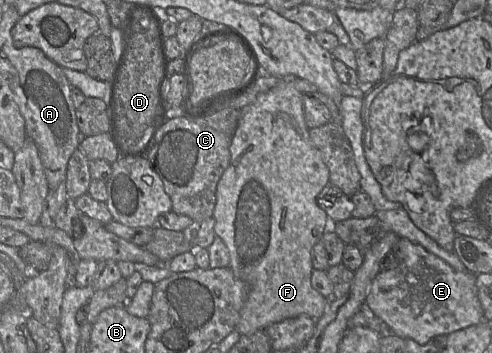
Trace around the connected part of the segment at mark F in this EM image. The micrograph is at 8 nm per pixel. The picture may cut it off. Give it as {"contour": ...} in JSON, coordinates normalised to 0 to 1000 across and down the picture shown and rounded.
{"contour":[[[571,224],[559,246],[524,266],[514,292],[488,312],[467,436],[467,465],[441,524],[433,618],[437,663],[465,708],[470,762],[506,810],[480,932],[490,949],[510,949],[545,921],[614,890],[646,907],[661,887],[669,847],[632,805],[638,765],[632,714],[679,629],[644,572],[654,535],[671,518],[671,490],[654,433],[630,394],[616,317],[616,266],[598,249],[589,224]]]}

